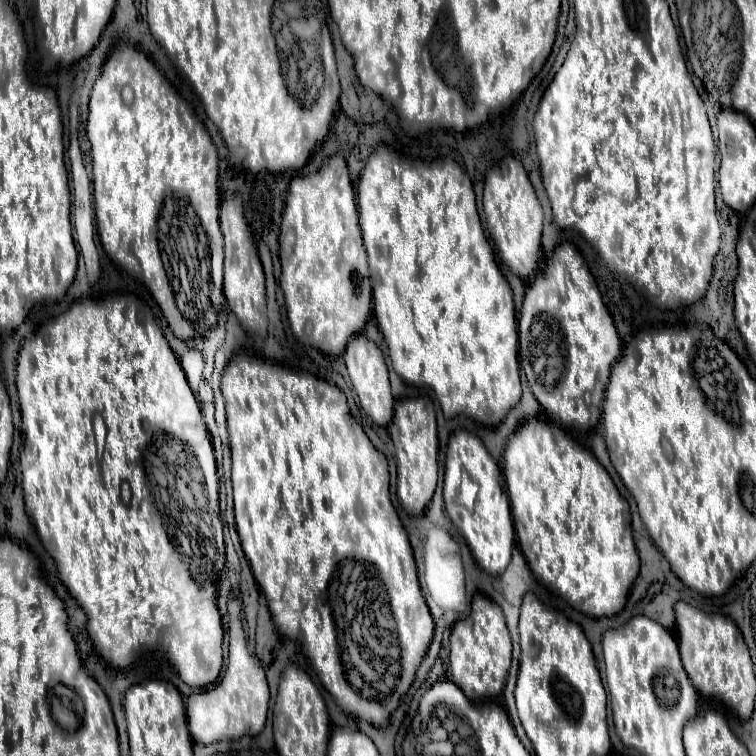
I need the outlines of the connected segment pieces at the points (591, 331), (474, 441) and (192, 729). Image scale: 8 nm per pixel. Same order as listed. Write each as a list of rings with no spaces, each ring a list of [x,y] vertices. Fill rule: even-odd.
[[[573,243],[557,245],[545,267],[529,281],[519,313],[519,359],[535,399],[561,427],[597,425],[609,369],[619,355],[615,323],[585,259]]]
[[[465,429],[455,431],[449,437],[445,458],[445,507],[447,513],[453,521],[453,525],[459,529],[459,533],[465,537],[473,557],[477,563],[491,575],[501,575],[509,561],[511,561],[511,551],[513,551],[513,541],[515,541],[515,529],[511,521],[511,507],[509,507],[509,497],[505,489],[505,479],[481,439]],[[461,469],[465,469],[473,481],[479,483],[479,497],[475,503],[475,511],[471,513],[471,519],[465,521],[465,513],[461,507],[453,503],[455,491],[461,483]]]
[[[235,595],[229,597],[227,603],[229,609],[229,665],[219,681],[211,691],[193,693],[187,697],[187,721],[189,721],[189,733],[193,741],[201,743],[213,743],[223,739],[239,739],[243,735],[259,735],[267,721],[269,711],[269,685],[265,679],[265,669],[257,655],[253,655],[247,647],[247,637],[243,629],[243,603],[237,601]]]

